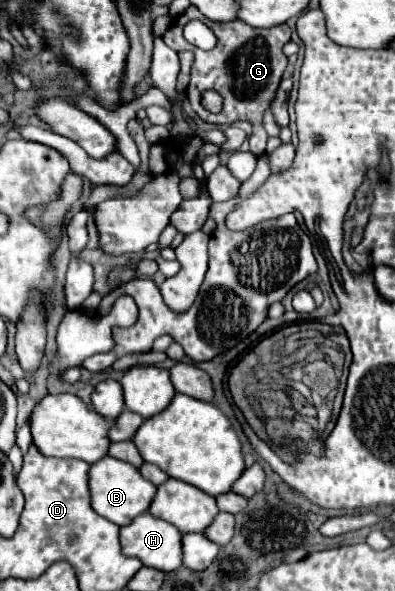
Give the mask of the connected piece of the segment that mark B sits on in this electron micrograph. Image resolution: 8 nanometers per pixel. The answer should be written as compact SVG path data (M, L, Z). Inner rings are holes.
M105 456L99 462L91 464L89 468L89 494L91 494L91 508L101 514L103 518L115 522L117 526L125 526L129 524L135 516L143 514L153 496L155 496L155 486L145 480L139 470L127 462L121 462L117 458Z

